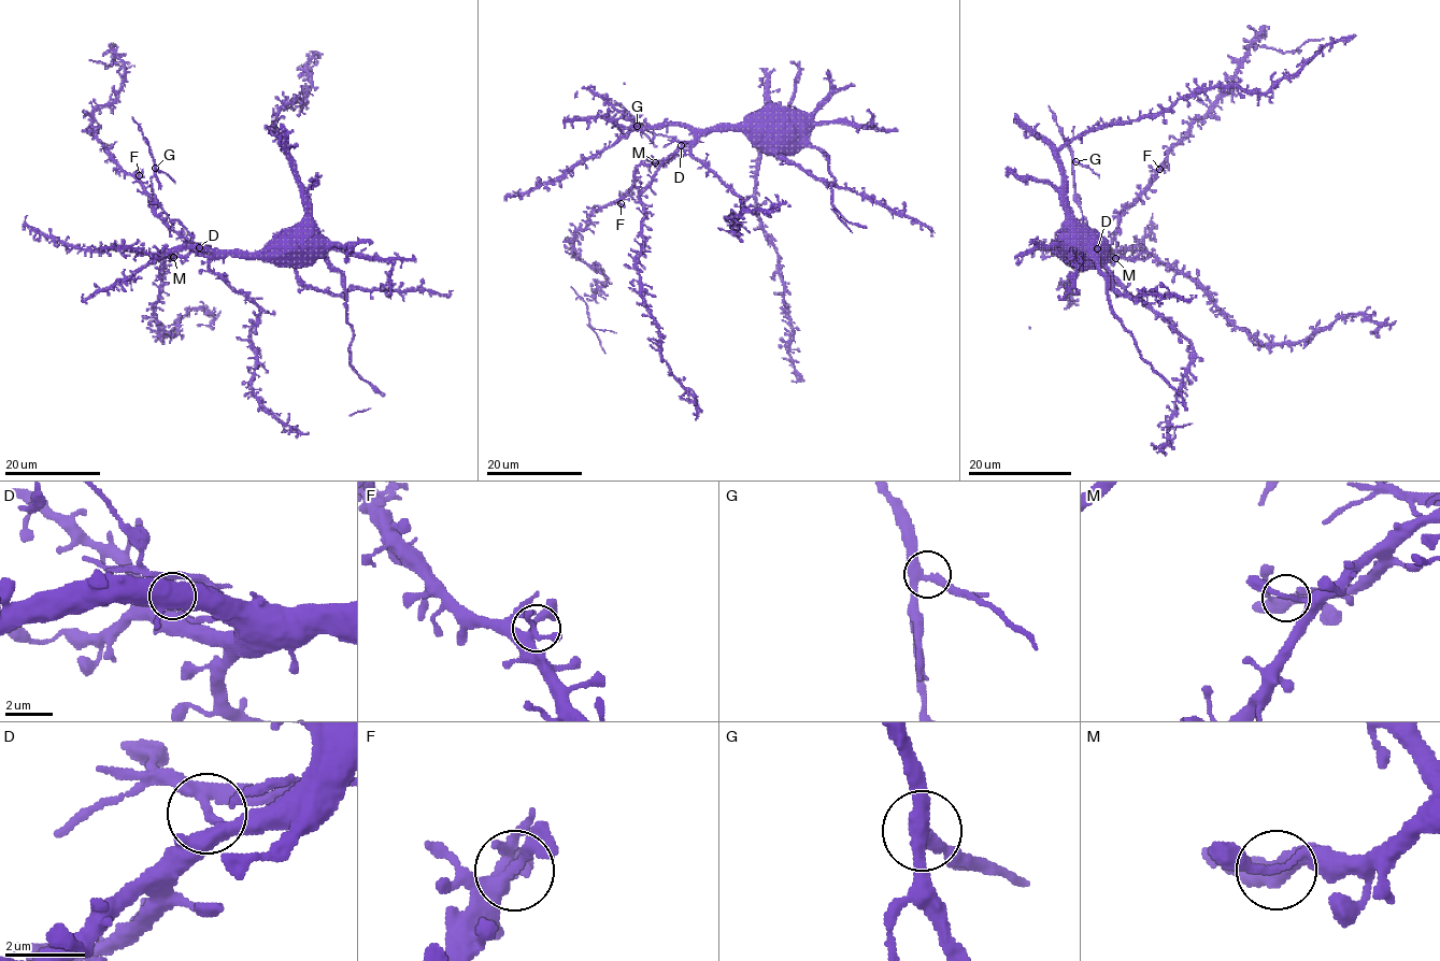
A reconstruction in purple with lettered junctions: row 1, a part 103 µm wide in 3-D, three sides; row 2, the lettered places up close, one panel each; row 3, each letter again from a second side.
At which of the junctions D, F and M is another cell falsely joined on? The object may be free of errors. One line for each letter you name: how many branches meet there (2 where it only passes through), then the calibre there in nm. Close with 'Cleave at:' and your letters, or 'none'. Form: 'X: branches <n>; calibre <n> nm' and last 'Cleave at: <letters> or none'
D: branches 3; calibre 160 nm
Cleave at: D

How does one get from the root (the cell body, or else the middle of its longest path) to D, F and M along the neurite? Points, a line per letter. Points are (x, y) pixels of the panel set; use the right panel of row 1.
D: (1081, 254), (1095, 257), (1096, 248)
F: (1081, 254), (1098, 257), (1114, 241), (1117, 217), (1159, 169)
M: (1081, 254), (1089, 257), (1107, 254), (1115, 258)

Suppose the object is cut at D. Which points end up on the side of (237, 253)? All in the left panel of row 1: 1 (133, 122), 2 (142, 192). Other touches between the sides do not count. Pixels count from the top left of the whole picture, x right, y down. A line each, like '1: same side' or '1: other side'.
1: other side
2: same side

